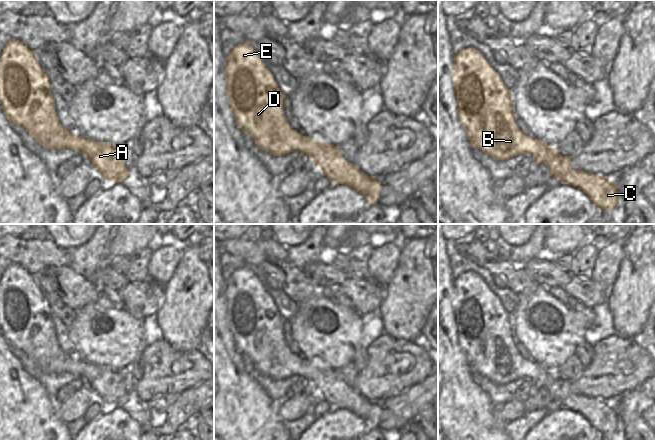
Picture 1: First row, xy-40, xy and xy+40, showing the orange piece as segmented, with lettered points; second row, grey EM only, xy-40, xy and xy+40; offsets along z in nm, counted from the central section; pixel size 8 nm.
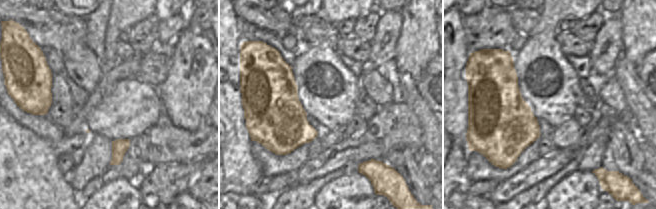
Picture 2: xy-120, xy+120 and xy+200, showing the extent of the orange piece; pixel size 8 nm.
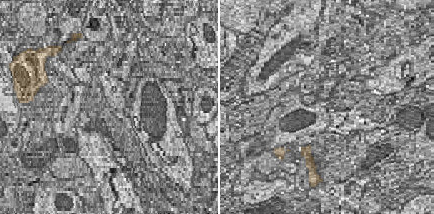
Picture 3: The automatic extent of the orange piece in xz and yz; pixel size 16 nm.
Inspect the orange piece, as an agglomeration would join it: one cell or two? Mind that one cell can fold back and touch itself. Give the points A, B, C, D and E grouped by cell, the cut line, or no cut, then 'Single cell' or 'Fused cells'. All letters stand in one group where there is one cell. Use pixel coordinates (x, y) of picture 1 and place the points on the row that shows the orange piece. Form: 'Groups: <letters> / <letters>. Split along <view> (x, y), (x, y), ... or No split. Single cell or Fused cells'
Groups: A B C D E. No split. Single cell

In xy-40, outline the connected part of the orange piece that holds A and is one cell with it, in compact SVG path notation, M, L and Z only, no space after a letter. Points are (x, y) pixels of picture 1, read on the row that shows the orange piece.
M10 40L0 55L0 105L11 124L22 126L41 146L50 150L68 148L84 154L108 182L122 182L129 175L119 146L88 140L66 130L60 123L51 83L37 57L25 44Z

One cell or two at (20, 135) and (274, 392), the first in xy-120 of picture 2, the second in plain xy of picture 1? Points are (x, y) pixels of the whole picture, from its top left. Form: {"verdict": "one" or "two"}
{"verdict": "two"}

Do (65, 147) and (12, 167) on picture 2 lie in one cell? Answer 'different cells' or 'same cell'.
different cells

